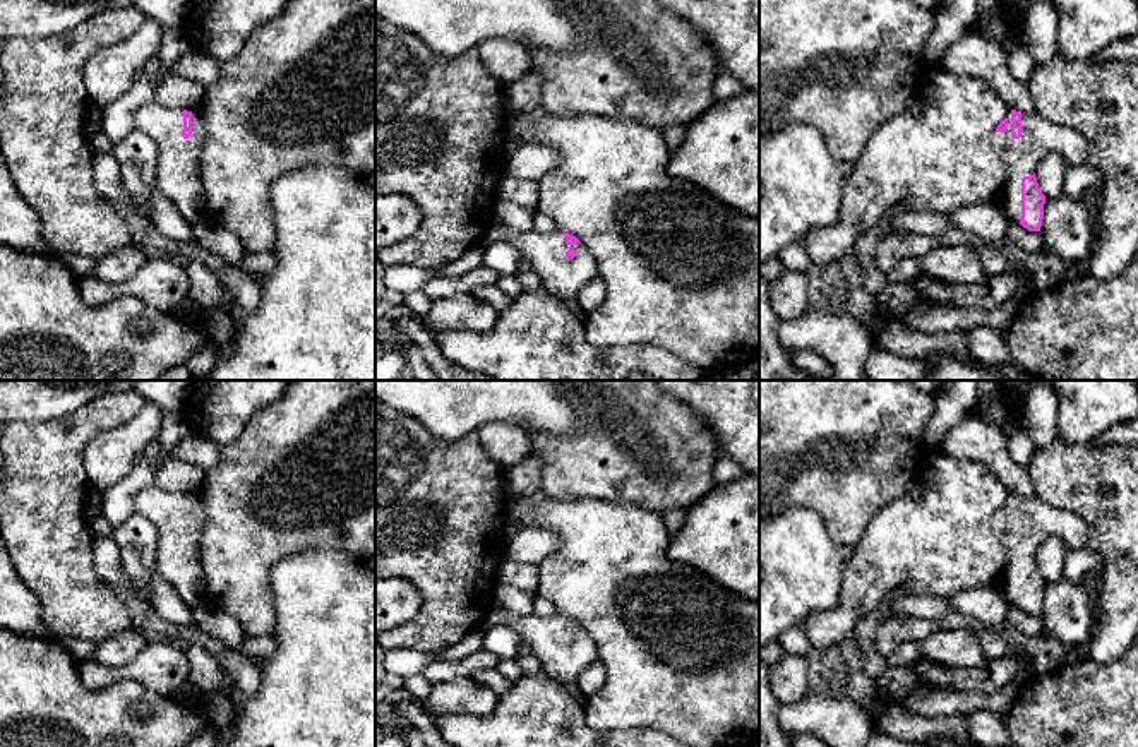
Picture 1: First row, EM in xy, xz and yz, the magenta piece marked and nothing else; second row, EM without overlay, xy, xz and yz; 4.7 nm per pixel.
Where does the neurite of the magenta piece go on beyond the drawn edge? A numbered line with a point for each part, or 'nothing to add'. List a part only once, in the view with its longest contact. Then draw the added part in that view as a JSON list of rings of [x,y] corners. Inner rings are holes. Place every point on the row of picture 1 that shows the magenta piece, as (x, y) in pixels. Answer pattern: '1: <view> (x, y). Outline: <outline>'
1: yz (1022, 156). Outline: [[[1011,110],[1006,113],[1008,130],[994,132],[992,146],[997,149],[1006,170],[1004,214],[1020,223],[1021,219],[1021,178],[1037,173],[1040,161],[1059,152],[1068,164],[1087,164],[1087,139],[1075,128],[1063,127],[1042,118],[1039,113],[1021,113],[1021,137],[1011,137]]]

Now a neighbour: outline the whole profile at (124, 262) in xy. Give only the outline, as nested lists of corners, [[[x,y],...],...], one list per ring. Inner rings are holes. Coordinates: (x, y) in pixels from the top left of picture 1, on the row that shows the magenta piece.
[[[129,243],[108,257],[96,262],[91,276],[106,283],[122,283],[132,278],[147,260],[149,254],[142,252],[134,243]]]

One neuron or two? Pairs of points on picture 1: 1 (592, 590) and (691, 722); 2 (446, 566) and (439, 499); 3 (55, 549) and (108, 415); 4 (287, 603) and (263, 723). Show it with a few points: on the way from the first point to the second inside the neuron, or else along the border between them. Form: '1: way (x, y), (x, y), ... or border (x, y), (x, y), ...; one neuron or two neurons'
1: way (619, 622), (679, 689); one neuron
2: way (446, 549), (446, 535), (439, 525), (439, 516); one neuron
3: way (55, 513), (55, 458), (72, 441); one neuron
4: way (292, 633), (292, 694); one neuron

